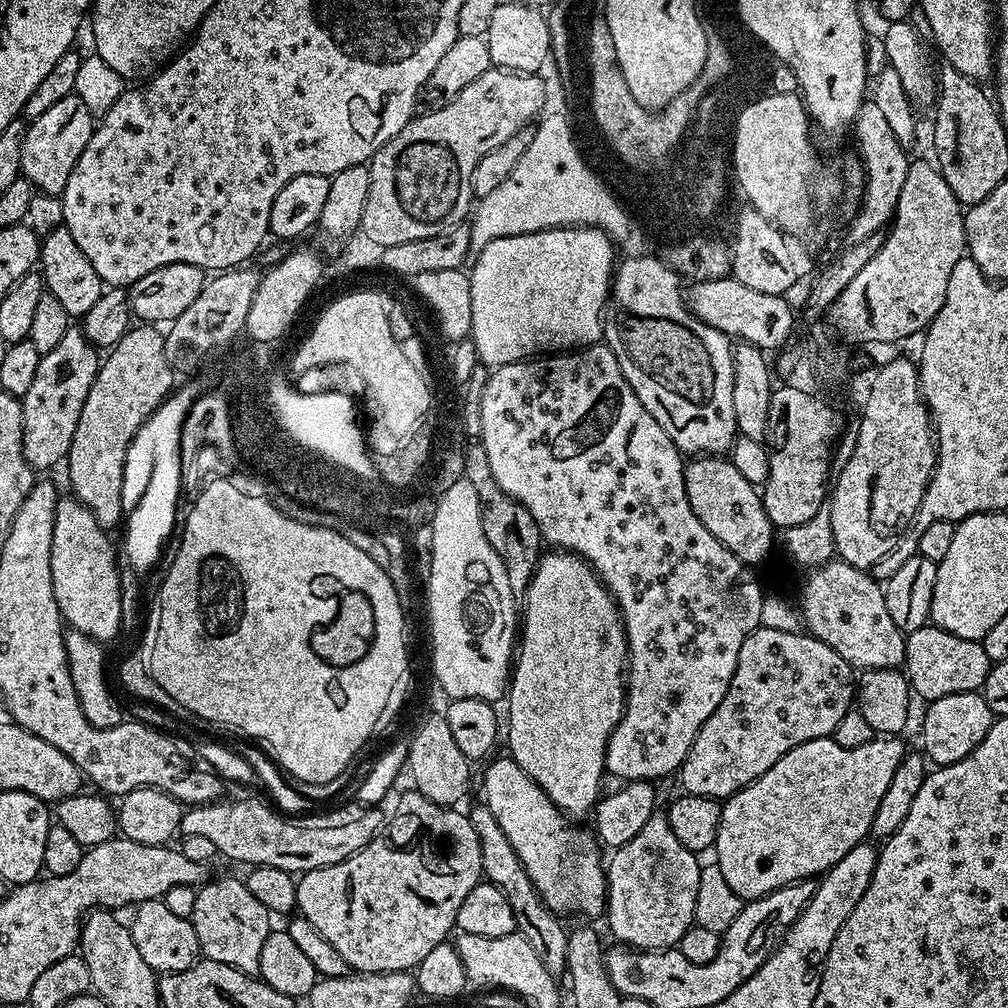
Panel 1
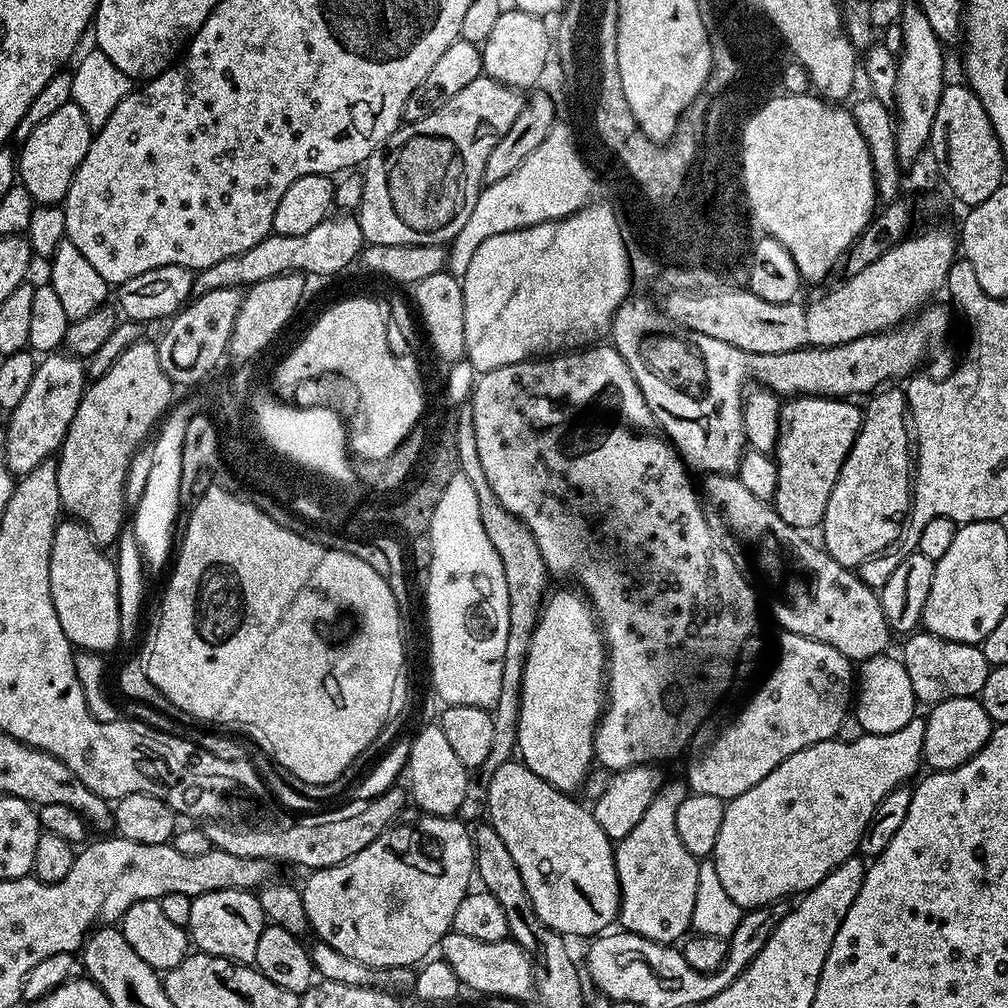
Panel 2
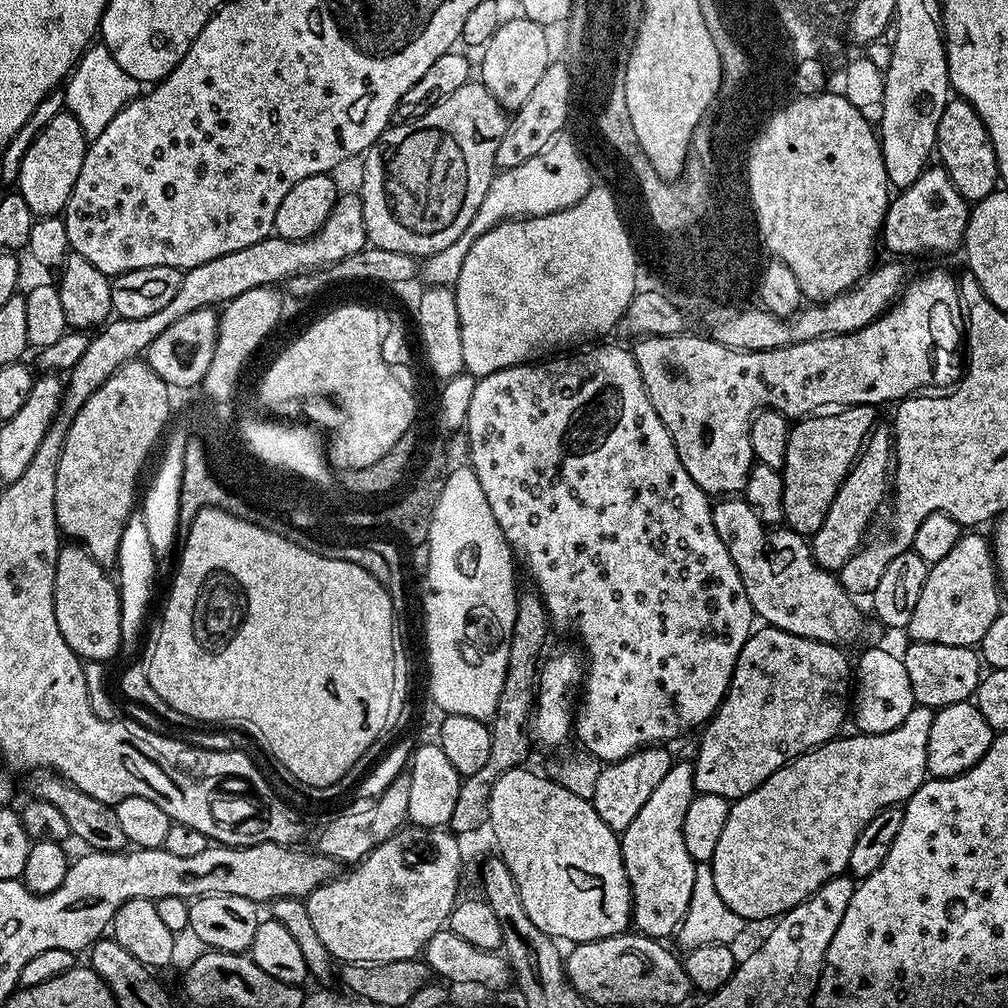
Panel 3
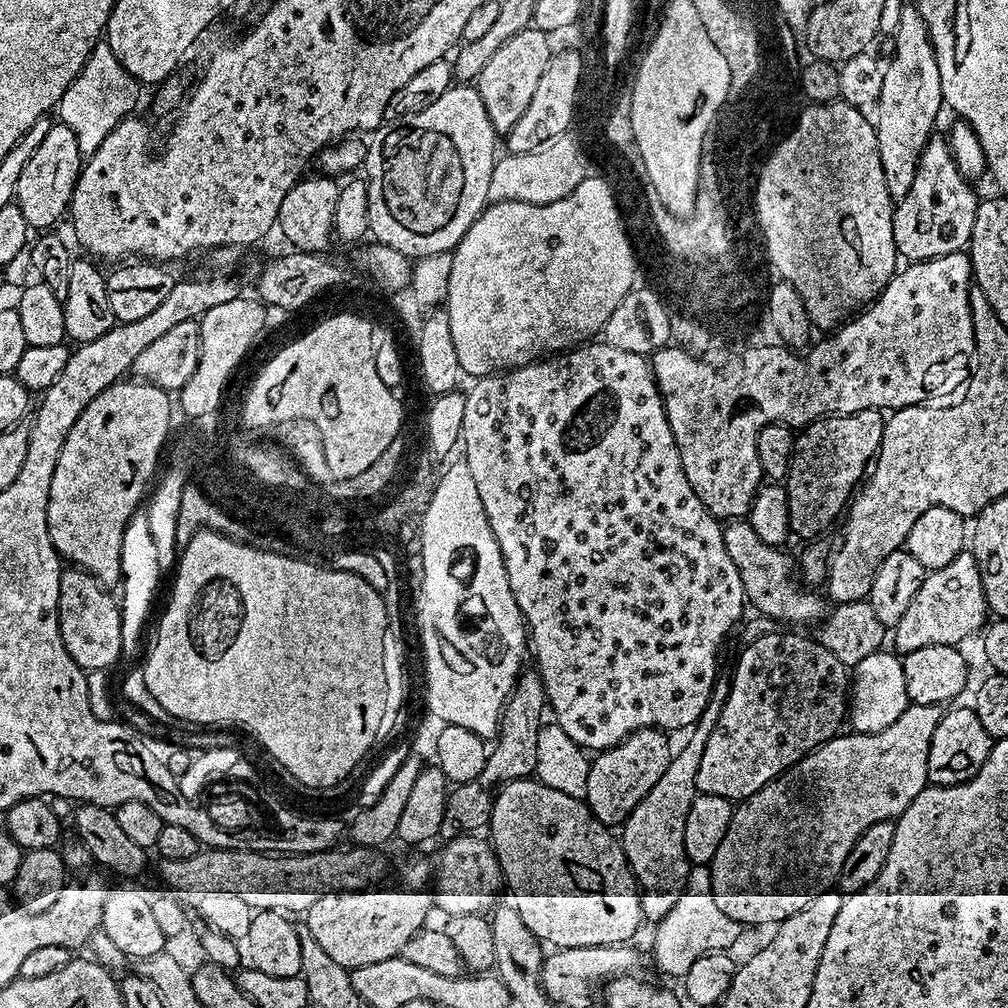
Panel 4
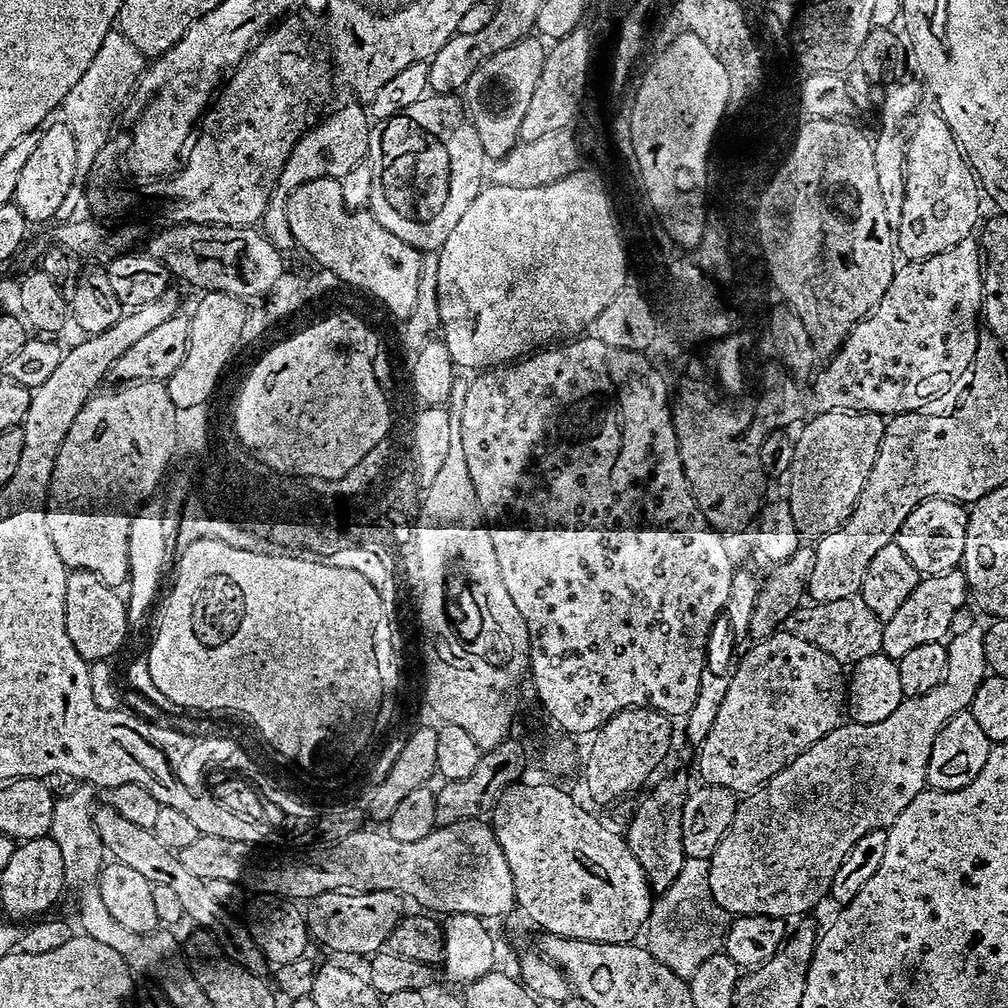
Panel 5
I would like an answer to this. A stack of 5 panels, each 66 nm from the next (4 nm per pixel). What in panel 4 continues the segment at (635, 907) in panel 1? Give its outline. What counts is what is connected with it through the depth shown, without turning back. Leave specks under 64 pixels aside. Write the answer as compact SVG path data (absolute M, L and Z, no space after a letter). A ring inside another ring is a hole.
M720 674L716 678L716 686L710 694L710 702L706 702L706 710L696 719L694 727L687 733L688 741L673 755L670 766L666 766L666 771L662 773L662 778L658 778L656 785L650 789L650 794L634 806L634 810L628 815L628 819L622 825L622 847L624 857L628 859L628 866L632 870L632 875L636 877L638 891L640 893L640 909L644 911L644 920L659 922L670 914L674 907L674 902L678 902L678 894L682 894L684 883L688 880L688 870L690 861L684 849L684 839L686 838L686 814L690 814L690 806L695 802L698 789L696 779L698 778L698 762L702 762L702 750L706 750L706 742L718 722L718 714L722 714L722 706L726 706L726 698L732 689L731 679L727 675Z

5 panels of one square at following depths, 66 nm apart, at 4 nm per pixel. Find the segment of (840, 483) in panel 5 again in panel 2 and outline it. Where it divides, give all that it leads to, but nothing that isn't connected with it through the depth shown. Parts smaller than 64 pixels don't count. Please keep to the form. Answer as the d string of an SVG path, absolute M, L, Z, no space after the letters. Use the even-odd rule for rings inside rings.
M794 396L785 399L780 406L780 434L776 443L774 459L778 466L778 486L774 507L776 513L790 526L809 530L823 525L826 514L826 502L834 491L834 482L846 462L846 454L854 446L854 438L864 421L864 414L859 403L848 398L821 398L818 396Z

